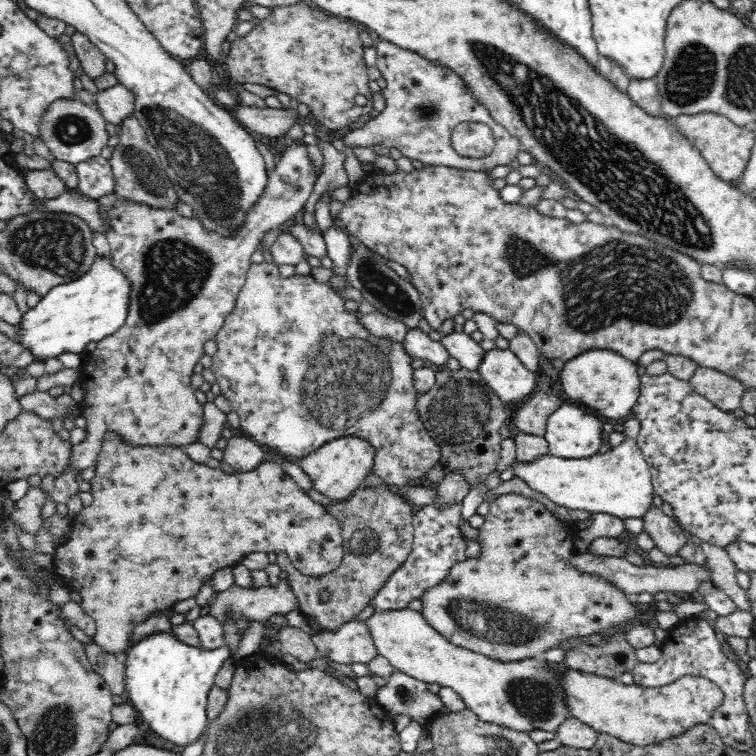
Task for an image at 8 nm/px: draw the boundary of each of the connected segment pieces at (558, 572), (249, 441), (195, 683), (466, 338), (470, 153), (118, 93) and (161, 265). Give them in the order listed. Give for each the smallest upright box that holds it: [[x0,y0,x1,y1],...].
[[420,493,638,663],[223,436,265,472],[124,630,232,748],[440,333,485,370],[450,123,495,158],[94,84,136,125],[51,141,322,504]]

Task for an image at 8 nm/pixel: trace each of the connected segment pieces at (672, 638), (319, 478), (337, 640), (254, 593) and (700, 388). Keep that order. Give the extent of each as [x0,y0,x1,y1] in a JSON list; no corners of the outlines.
[[631,617,754,752],[295,436,375,501],[311,620,378,666],[209,580,298,623],[689,365,745,411]]

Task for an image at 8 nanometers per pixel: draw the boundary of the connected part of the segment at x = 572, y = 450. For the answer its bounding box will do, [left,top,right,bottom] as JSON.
[546,401,602,458]

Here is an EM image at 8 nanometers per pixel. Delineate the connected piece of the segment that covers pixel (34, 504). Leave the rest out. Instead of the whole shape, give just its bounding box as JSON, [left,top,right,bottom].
[8,486,48,537]

